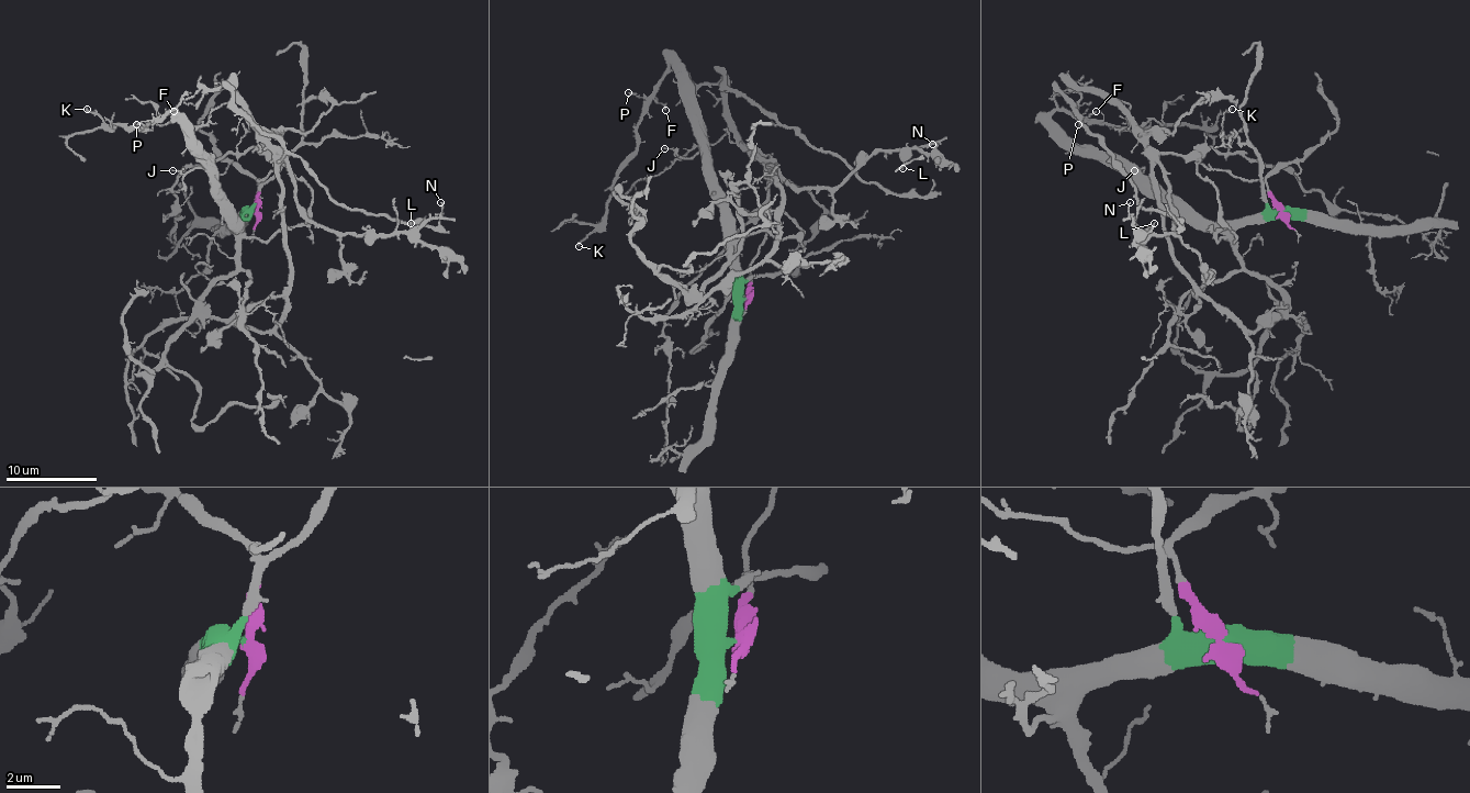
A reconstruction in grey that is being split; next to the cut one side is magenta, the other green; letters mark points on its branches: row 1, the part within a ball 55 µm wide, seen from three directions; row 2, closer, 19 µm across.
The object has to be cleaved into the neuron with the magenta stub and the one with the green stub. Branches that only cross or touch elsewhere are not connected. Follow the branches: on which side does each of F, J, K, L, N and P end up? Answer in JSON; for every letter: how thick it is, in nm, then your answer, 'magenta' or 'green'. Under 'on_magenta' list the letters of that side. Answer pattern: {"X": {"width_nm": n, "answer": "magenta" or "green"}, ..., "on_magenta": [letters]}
{"F": {"width_nm": 140, "answer": "green"}, "J": {"width_nm": 90, "answer": "green"}, "K": {"width_nm": 180, "answer": "green"}, "L": {"width_nm": 150, "answer": "magenta"}, "N": {"width_nm": 100, "answer": "magenta"}, "P": {"width_nm": 150, "answer": "green"}, "on_magenta": ["L", "N"]}

